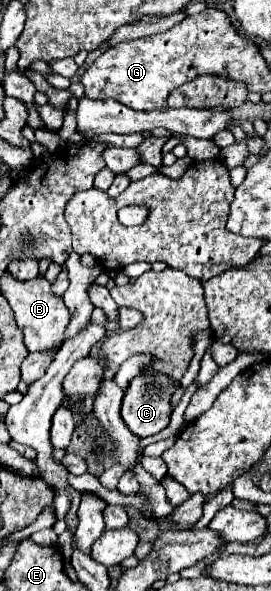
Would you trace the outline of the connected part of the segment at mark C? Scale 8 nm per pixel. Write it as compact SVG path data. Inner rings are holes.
M134 378L124 392L122 420L138 438L158 434L170 422L170 394L172 386L168 382L140 382L140 378Z

